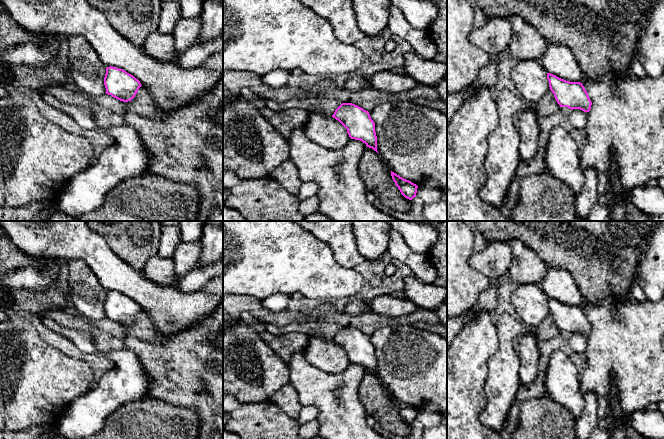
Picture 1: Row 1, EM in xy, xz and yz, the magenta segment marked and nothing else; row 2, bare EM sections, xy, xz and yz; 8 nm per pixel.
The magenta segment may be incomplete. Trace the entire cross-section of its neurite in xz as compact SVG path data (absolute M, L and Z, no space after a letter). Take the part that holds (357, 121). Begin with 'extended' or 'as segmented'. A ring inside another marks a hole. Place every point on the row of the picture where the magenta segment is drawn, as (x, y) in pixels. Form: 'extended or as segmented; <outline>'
as segmented; M342 103L332 117L347 129L351 139L362 141L378 153L375 123L368 111L352 103Z

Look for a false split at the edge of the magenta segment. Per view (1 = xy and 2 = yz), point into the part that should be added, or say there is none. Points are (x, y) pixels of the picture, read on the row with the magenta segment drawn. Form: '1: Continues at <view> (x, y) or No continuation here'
1: No continuation here
2: No continuation here

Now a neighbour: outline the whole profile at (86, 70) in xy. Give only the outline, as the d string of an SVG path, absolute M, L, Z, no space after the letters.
M82 36L68 37L69 76L80 92L91 96L106 94L106 66L90 43Z

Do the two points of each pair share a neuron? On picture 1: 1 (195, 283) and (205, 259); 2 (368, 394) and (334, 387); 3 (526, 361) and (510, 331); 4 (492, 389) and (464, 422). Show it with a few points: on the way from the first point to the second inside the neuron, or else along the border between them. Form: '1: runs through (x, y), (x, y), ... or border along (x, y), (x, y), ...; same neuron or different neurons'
1: border along (212, 263), (205, 267), (194, 268), (179, 276); different neurons
2: border along (367, 371), (358, 391), (359, 399), (366, 414); different neurons
3: border along (517, 354), (519, 361), (518, 378); different neurons
4: border along (487, 373), (484, 386), (485, 407), (479, 419); different neurons

